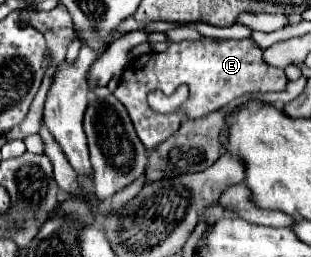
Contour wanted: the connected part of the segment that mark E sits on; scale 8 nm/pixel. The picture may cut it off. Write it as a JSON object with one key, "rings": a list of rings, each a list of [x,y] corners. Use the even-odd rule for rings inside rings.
{"rings":[[[203,37],[201,41],[181,41],[169,43],[167,51],[163,53],[147,53],[135,57],[127,63],[119,85],[115,89],[115,97],[127,107],[129,117],[135,125],[135,131],[145,145],[147,151],[155,149],[159,143],[169,139],[185,121],[201,119],[233,99],[247,95],[247,93],[265,93],[265,91],[283,91],[287,85],[287,77],[283,69],[275,69],[263,63],[263,49],[259,49],[251,39],[209,39]],[[179,85],[189,87],[187,101],[173,113],[161,115],[155,113],[147,105],[147,95],[155,89],[163,93],[173,93]]]}

